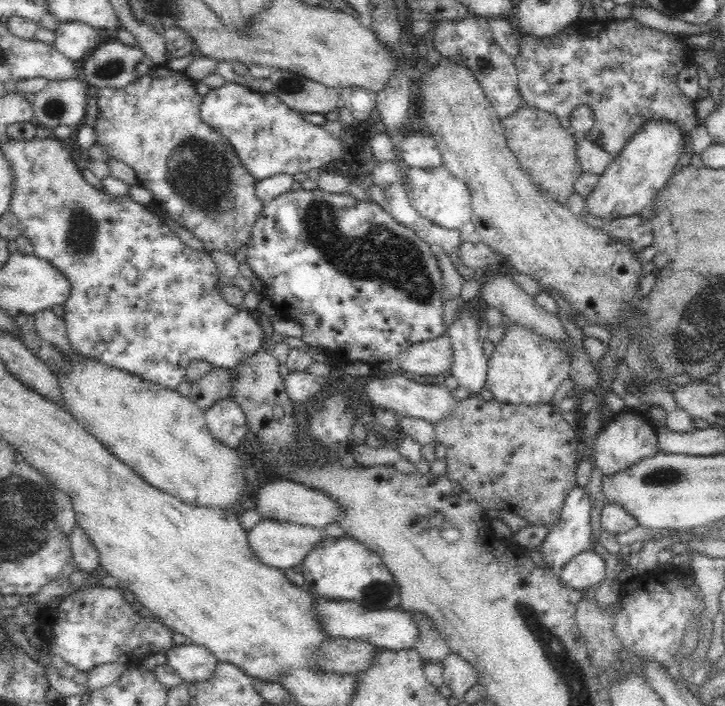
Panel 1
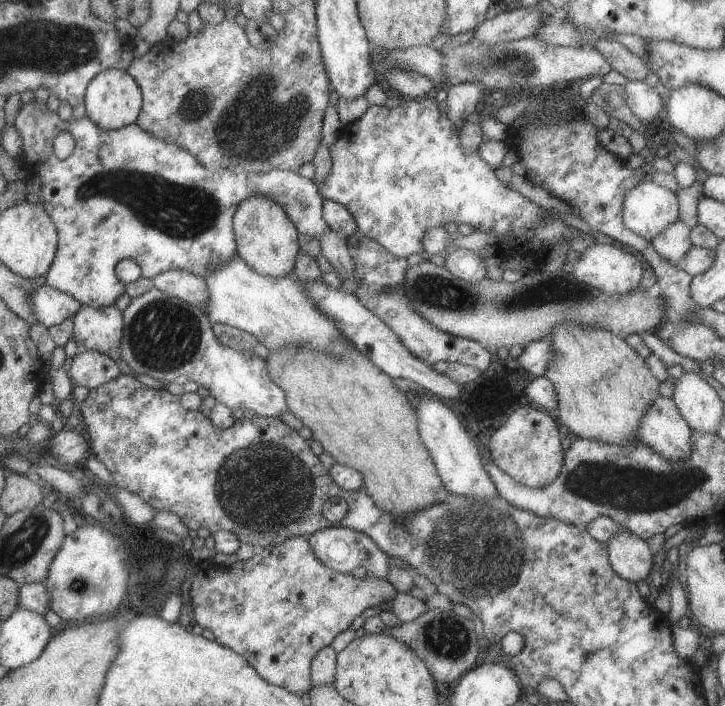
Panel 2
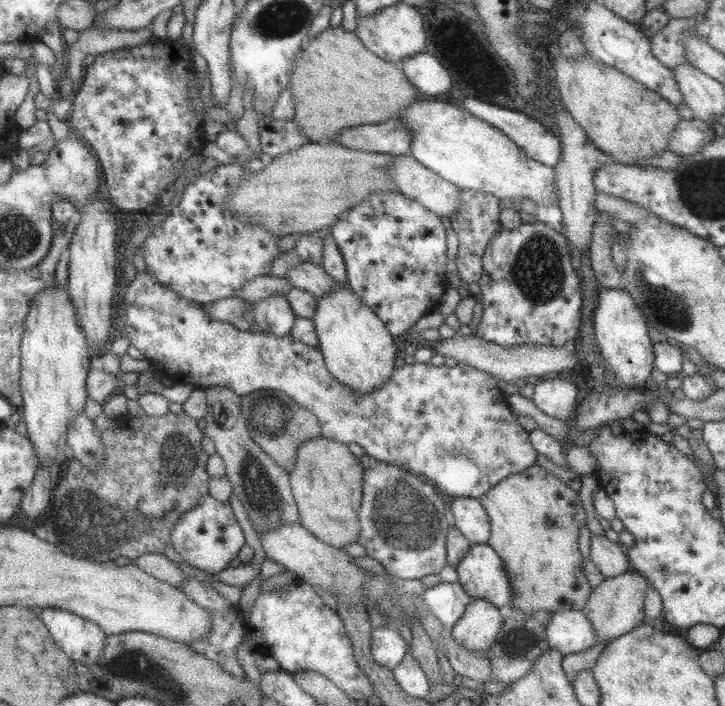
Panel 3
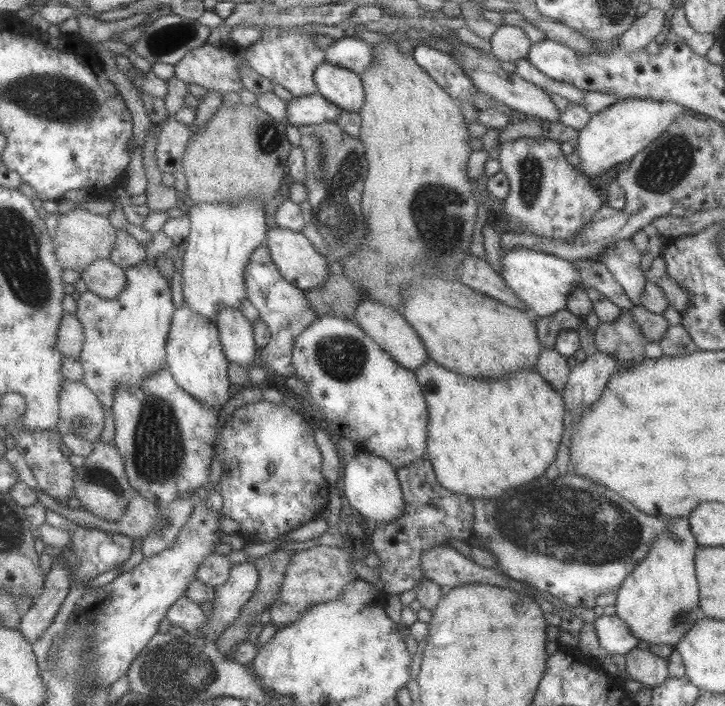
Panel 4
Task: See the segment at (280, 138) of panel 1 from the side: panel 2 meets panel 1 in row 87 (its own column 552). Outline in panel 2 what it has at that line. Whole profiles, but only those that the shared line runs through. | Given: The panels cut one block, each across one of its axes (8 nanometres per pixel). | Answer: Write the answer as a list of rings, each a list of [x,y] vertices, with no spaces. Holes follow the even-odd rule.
[[[403,98],[403,102],[395,108],[385,108],[385,106],[369,106],[361,120],[345,124],[339,130],[339,138],[331,144],[329,154],[331,154],[331,174],[317,184],[321,200],[331,200],[341,206],[345,206],[361,236],[367,236],[369,240],[375,240],[385,252],[389,252],[395,258],[409,258],[411,254],[421,254],[421,234],[429,226],[441,226],[451,222],[455,226],[459,224],[469,224],[481,234],[493,232],[499,236],[497,248],[501,250],[503,246],[513,252],[513,248],[519,244],[525,244],[525,248],[539,250],[539,248],[551,248],[557,244],[561,238],[569,238],[569,250],[567,250],[567,260],[565,260],[565,272],[573,268],[573,260],[589,248],[595,240],[589,234],[575,232],[567,228],[559,220],[541,220],[541,210],[539,206],[531,204],[525,196],[519,192],[505,188],[497,176],[495,170],[483,162],[479,156],[479,150],[465,152],[465,148],[459,142],[459,130],[451,124],[447,112],[439,112],[435,98]]]

